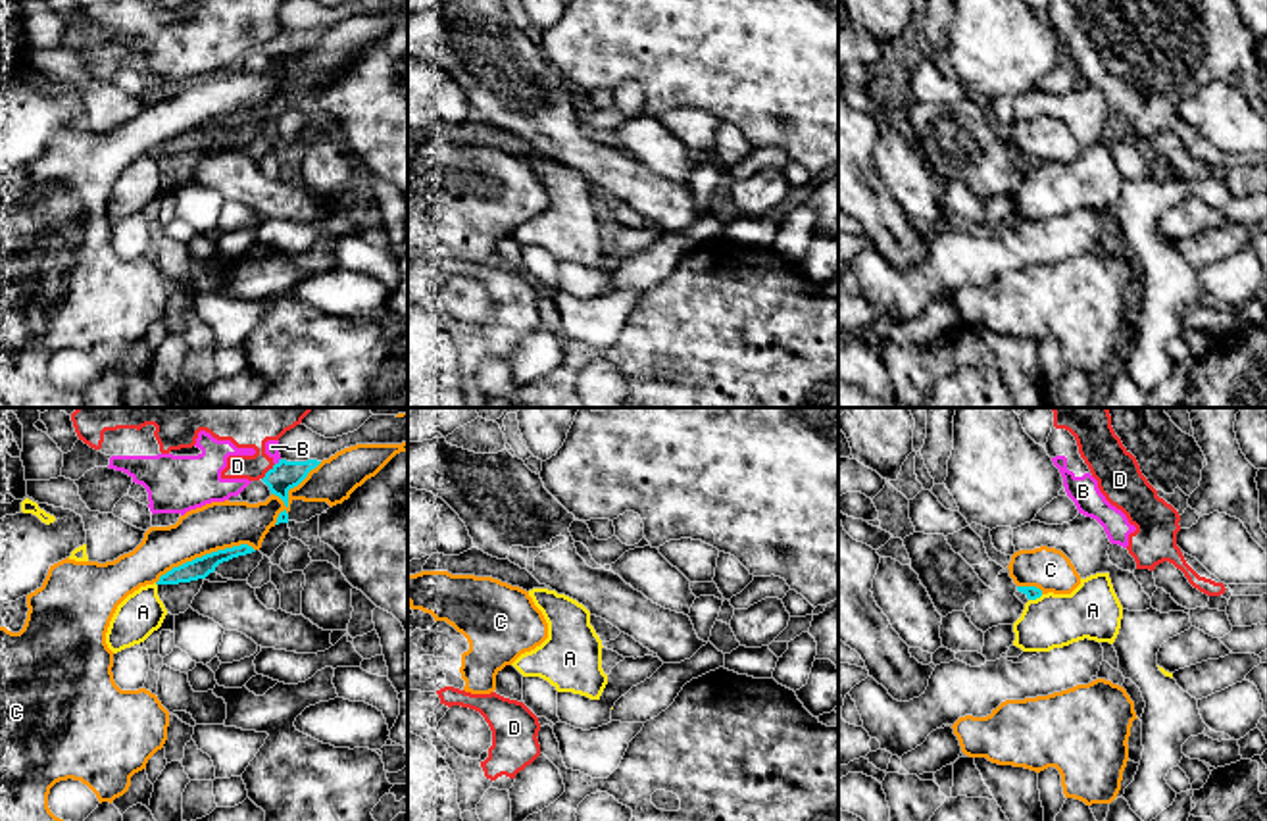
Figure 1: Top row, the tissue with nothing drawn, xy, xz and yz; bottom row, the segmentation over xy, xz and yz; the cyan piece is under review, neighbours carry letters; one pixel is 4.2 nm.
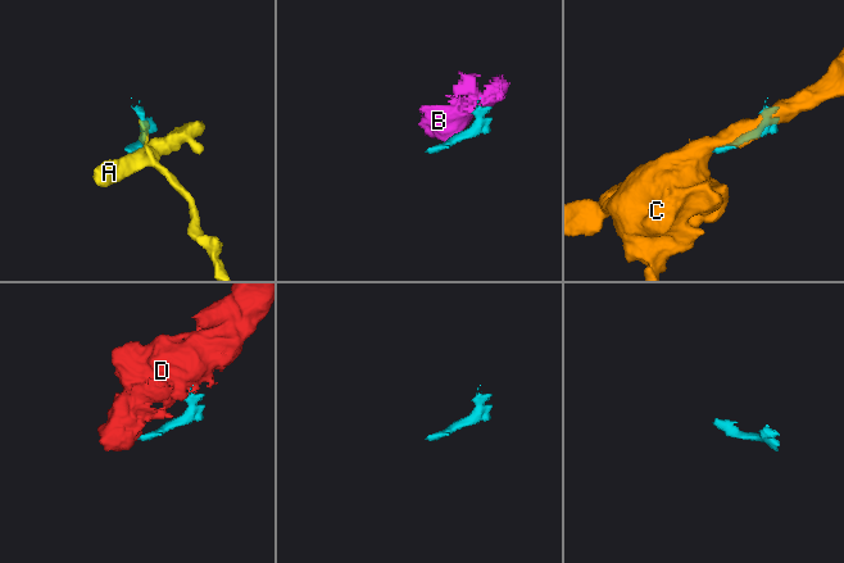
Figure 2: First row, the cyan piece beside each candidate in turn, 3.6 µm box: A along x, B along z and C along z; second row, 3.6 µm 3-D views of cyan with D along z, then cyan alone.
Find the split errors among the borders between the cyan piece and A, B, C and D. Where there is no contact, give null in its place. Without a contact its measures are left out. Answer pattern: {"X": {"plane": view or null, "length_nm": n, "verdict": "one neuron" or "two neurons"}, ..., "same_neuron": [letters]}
{"A": {"plane": "yz", "length_nm": 70, "verdict": "two neurons"}, "B": {"plane": "xy", "length_nm": 40, "verdict": "two neurons"}, "C": {"plane": "xy", "length_nm": 440, "verdict": "two neurons"}, "D": {"plane": "xy", "length_nm": 90, "verdict": "two neurons"}, "same_neuron": []}

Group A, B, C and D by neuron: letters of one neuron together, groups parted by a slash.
A / B D / C

